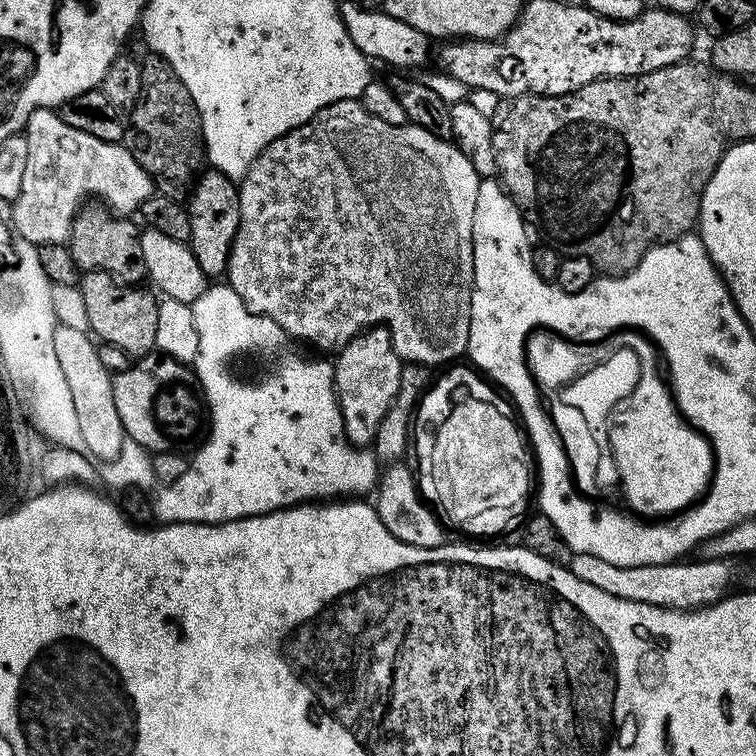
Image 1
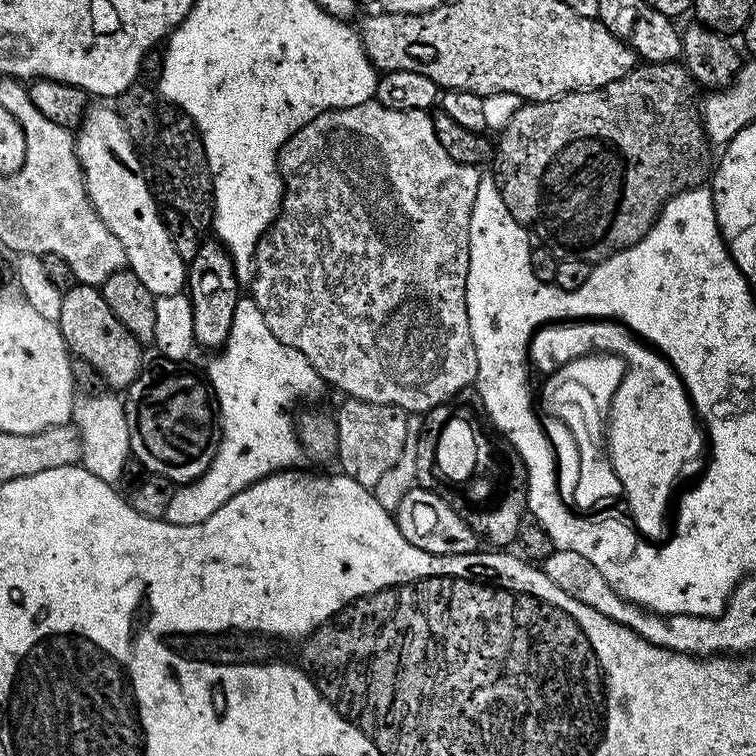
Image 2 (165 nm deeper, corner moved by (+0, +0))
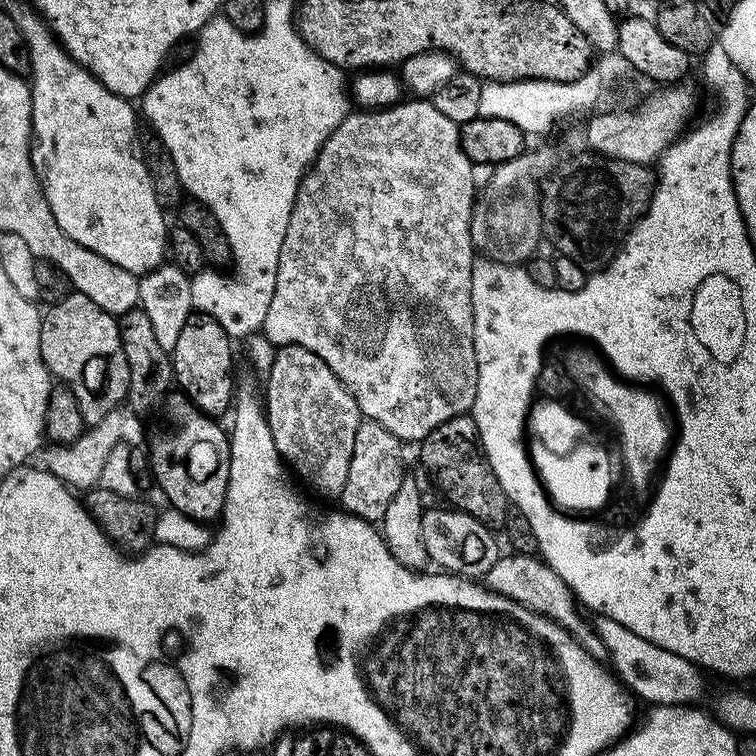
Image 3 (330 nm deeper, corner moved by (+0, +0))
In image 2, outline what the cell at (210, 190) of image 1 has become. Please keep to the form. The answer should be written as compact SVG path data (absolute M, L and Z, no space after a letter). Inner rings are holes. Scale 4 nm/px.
M215 238L205 239L198 254L186 264L186 295L194 310L194 338L202 349L219 350L224 347L234 322L234 310L241 299L242 282L237 279L234 262L228 257L224 245Z

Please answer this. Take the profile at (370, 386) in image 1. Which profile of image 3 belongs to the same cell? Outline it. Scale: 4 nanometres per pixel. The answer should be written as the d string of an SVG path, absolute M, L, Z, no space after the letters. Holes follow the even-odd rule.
M367 418L361 419L358 434L354 434L354 454L350 454L350 474L338 500L343 511L369 522L380 522L390 500L402 486L406 475L404 460L400 457L402 442L386 426Z

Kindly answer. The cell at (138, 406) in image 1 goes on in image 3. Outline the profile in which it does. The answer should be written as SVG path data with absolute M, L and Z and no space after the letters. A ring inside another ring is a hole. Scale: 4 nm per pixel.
M173 390L164 398L164 403L158 409L160 421L152 432L152 445L148 448L147 459L152 465L155 487L160 487L162 495L168 499L167 503L182 514L195 520L205 522L219 521L224 511L224 499L230 478L230 439L229 433L219 428L217 421L208 416L183 392Z

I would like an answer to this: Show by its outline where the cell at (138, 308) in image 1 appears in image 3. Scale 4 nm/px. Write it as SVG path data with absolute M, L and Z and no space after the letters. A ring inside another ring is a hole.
M75 290L47 311L40 321L40 349L48 375L67 384L74 398L78 398L85 425L102 422L106 414L117 411L119 404L127 401L130 386L130 366L126 366L117 317Z

